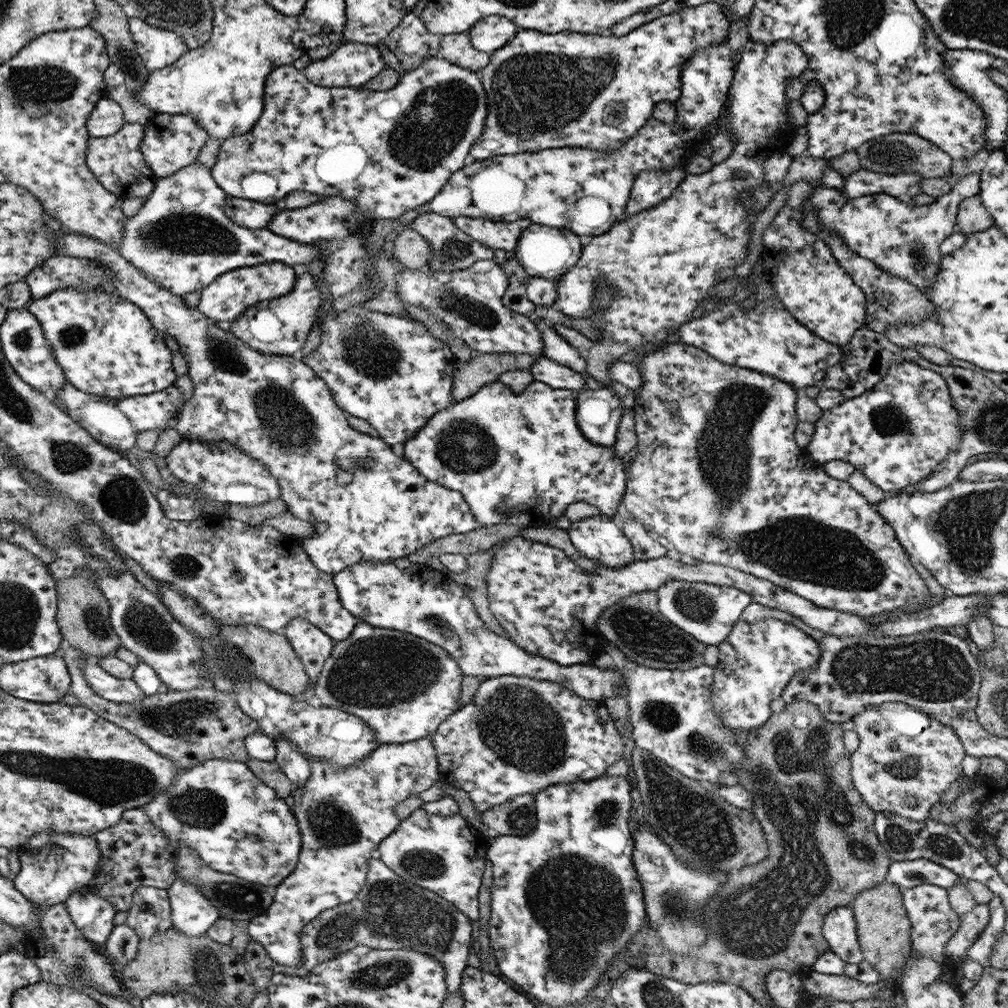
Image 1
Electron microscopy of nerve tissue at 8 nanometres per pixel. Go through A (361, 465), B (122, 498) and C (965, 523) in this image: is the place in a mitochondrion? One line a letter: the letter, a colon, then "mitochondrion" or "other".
A: mitochondrion
B: mitochondrion
C: mitochondrion

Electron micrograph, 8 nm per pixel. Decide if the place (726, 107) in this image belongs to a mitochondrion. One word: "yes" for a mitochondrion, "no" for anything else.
no

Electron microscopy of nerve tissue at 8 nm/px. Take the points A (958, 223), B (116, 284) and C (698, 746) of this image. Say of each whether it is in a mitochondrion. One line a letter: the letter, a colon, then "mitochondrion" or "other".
A: other
B: other
C: mitochondrion

